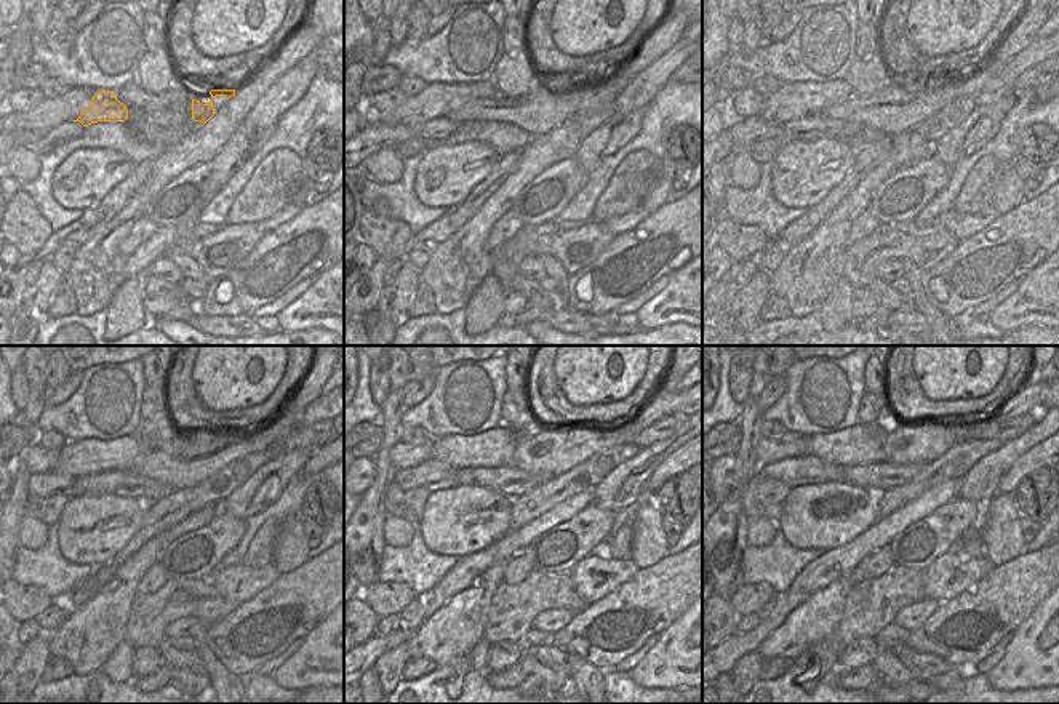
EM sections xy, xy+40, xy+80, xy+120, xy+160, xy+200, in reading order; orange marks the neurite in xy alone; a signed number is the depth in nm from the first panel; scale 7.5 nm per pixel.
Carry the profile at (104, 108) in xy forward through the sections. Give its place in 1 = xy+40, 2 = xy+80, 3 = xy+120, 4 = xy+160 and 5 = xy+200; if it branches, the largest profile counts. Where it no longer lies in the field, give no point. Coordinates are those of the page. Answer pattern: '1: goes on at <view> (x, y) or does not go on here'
1: goes on at xy+40 (536, 119)
2: goes on at xy+80 (880, 111)
3: goes on at xy+120 (157, 464)
4: goes on at xy+160 (520, 460)
5: goes on at xy+200 (1024, 400)

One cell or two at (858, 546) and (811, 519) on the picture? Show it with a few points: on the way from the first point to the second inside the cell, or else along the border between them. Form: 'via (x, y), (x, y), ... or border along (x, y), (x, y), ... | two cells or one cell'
border along (879, 517), (850, 541), (826, 551) | two cells

